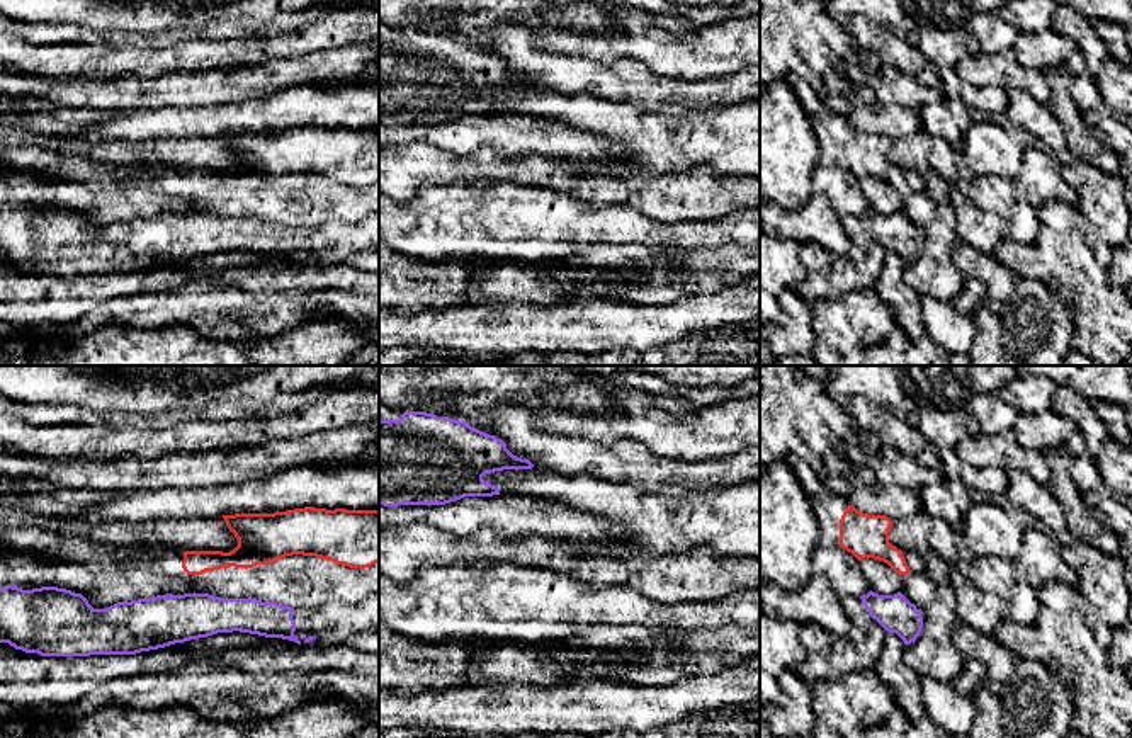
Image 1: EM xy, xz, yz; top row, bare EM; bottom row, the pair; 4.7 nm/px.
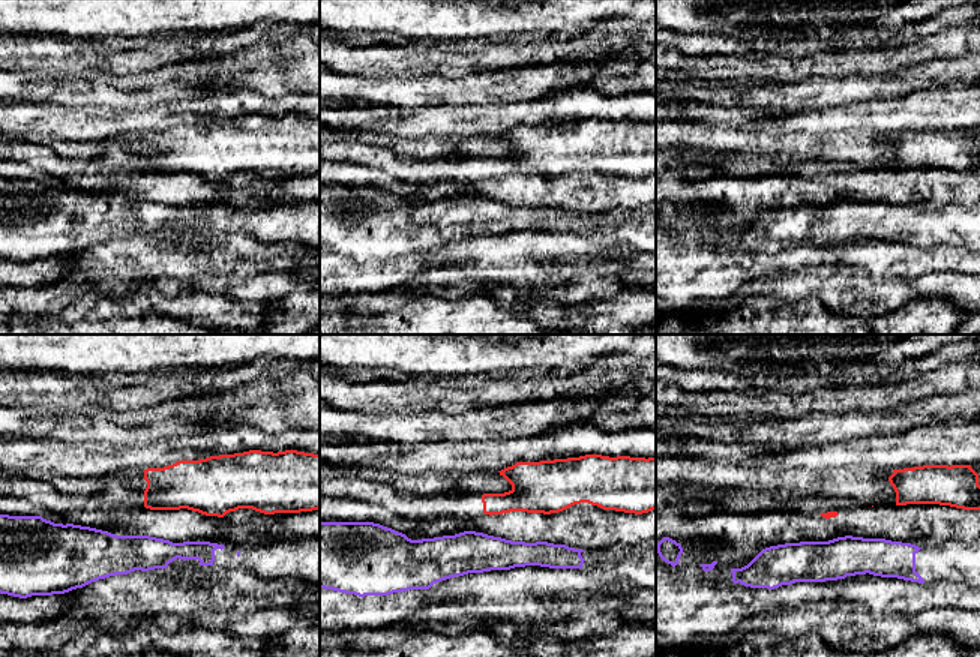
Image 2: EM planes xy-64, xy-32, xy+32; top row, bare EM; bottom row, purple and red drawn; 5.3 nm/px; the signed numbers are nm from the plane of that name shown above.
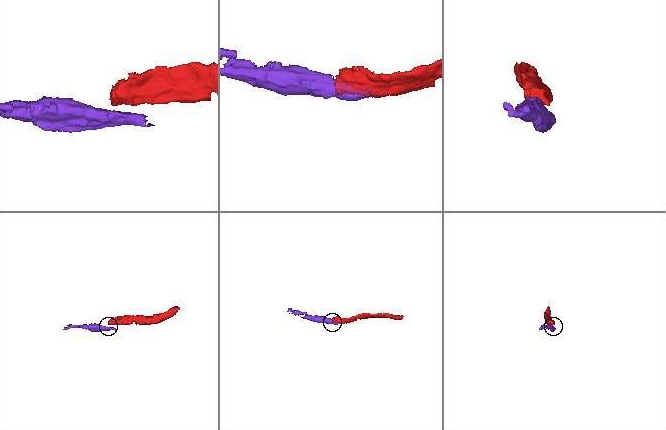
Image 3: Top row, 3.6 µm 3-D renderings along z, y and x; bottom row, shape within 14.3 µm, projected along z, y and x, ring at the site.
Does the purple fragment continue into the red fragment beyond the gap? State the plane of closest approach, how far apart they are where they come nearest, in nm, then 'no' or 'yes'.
xy | 90 nm | no

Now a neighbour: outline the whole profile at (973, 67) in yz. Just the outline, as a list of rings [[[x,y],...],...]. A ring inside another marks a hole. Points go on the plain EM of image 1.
[[[971,49],[954,70],[962,82],[976,87],[998,85],[1005,90],[1025,90],[1042,104],[1050,99],[1044,71],[1022,66],[1013,51],[988,56]]]

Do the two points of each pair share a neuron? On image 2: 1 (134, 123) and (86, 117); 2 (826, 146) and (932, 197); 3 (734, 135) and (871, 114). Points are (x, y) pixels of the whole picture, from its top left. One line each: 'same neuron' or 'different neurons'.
1: same neuron
2: different neurons
3: different neurons

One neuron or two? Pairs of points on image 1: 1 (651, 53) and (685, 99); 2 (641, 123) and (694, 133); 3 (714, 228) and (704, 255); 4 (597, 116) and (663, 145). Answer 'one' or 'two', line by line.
1: two
2: one
3: two
4: one

